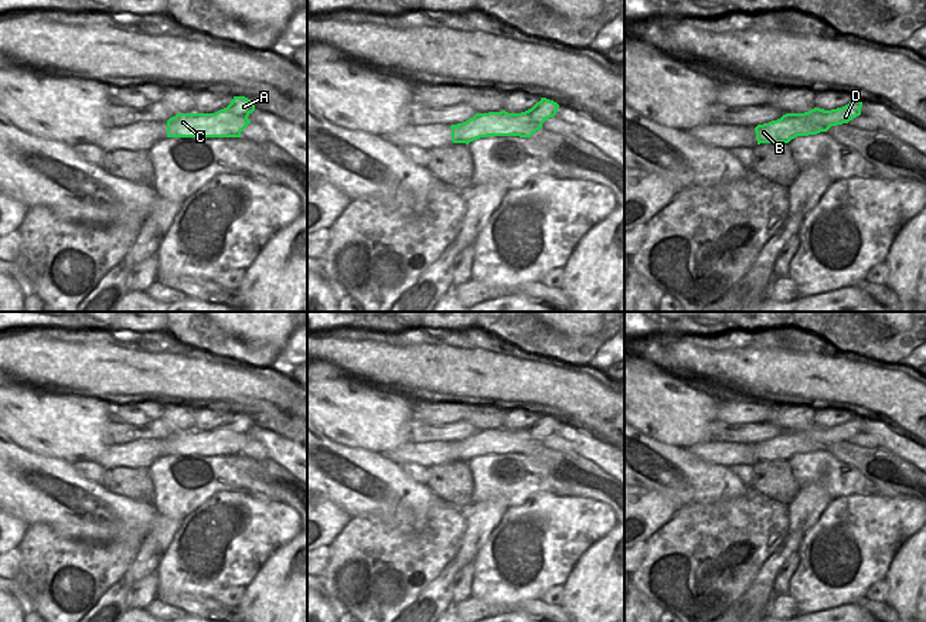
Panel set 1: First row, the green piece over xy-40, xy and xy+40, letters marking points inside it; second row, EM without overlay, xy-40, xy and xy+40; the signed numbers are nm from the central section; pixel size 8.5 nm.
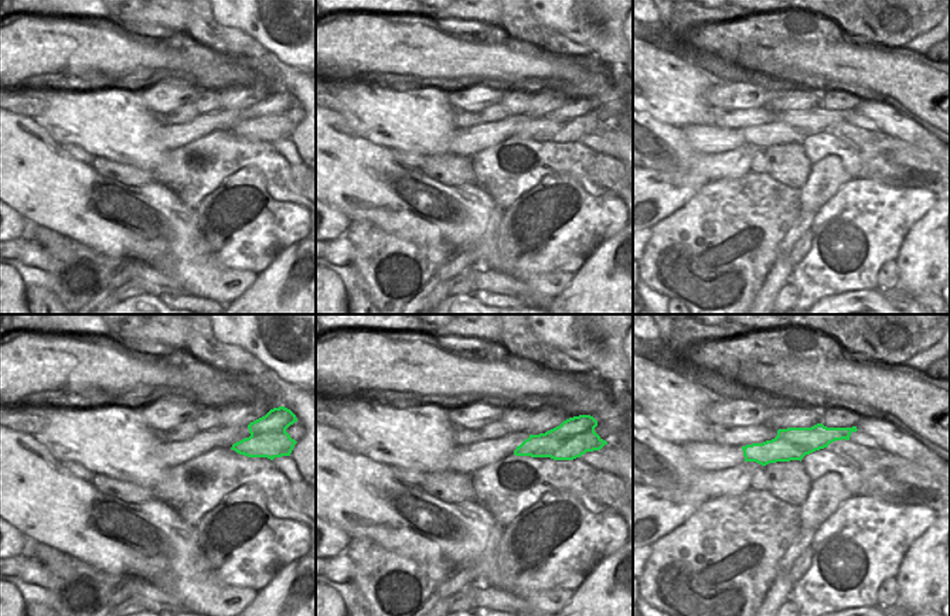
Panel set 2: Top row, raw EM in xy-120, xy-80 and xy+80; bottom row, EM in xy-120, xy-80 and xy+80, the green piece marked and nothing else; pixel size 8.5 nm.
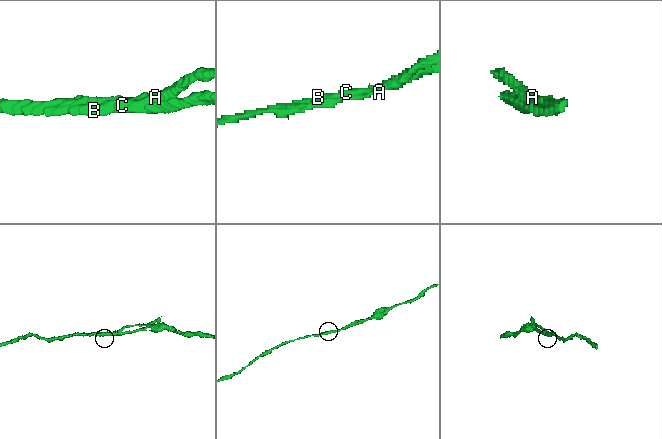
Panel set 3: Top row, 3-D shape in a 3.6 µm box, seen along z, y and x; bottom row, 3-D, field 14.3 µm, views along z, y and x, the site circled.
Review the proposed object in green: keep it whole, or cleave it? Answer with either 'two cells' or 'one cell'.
two cells

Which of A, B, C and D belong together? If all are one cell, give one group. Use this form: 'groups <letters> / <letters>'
groups A D / B C

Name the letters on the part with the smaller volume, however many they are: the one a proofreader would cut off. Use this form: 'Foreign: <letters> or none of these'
Foreign: A, D

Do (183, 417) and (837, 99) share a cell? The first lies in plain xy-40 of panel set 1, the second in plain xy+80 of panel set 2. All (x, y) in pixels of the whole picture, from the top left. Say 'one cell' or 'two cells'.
two cells

